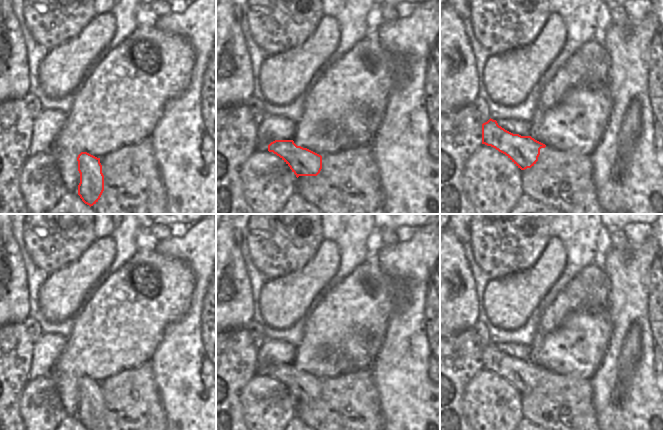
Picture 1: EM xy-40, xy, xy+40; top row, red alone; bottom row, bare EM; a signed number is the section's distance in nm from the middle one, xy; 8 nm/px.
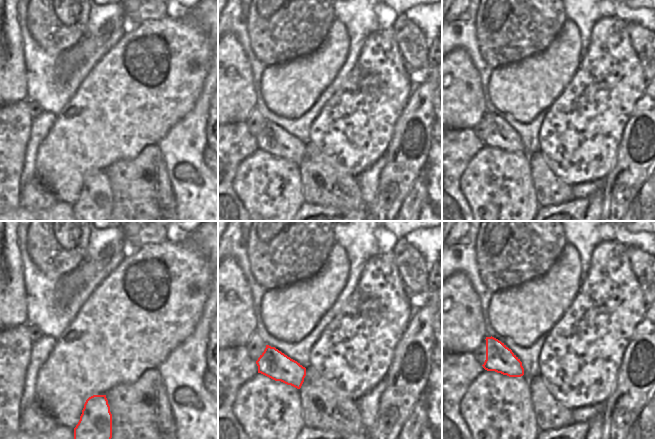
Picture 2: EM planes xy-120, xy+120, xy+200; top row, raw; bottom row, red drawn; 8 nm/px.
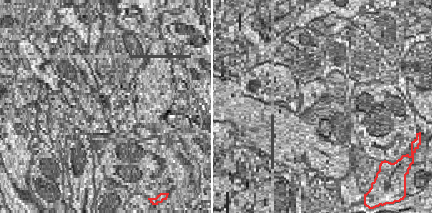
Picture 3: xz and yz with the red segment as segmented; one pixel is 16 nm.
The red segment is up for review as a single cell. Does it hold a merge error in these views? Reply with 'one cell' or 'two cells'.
one cell

